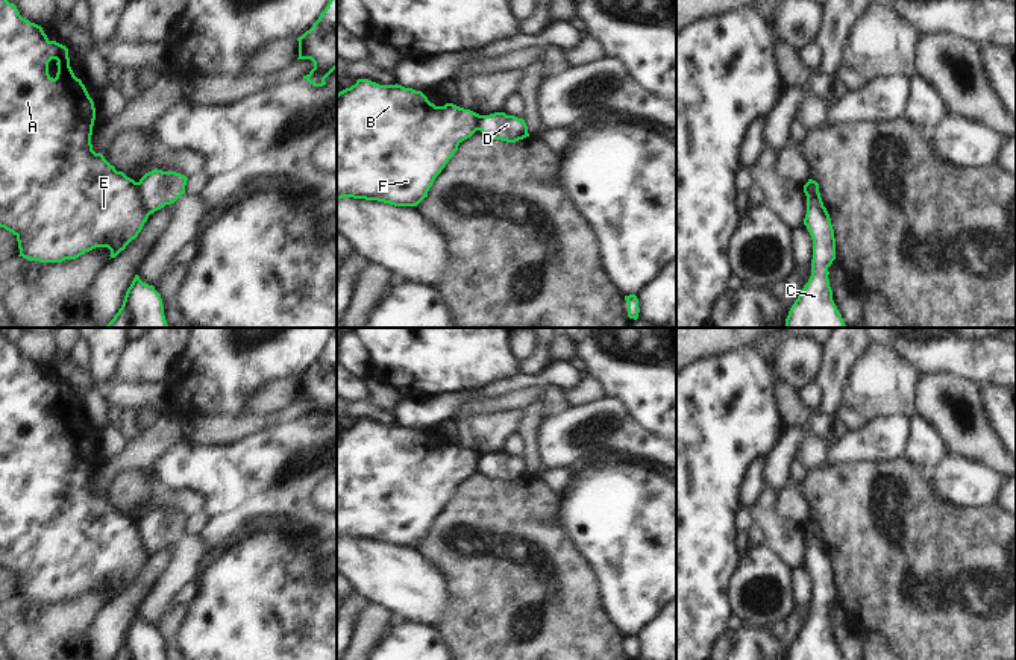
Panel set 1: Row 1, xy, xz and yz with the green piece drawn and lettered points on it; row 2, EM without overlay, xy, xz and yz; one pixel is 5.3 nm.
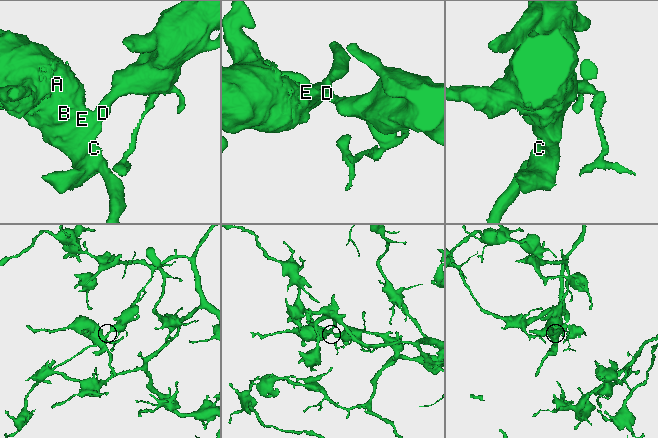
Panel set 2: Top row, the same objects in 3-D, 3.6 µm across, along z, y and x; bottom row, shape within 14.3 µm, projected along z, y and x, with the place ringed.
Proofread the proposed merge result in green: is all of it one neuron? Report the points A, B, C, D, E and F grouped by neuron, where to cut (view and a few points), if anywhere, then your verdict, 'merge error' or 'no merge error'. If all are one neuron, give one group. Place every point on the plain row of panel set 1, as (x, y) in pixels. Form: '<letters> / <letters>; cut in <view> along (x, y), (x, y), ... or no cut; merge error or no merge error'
A B C E F / D; cut in xy along (137, 522), (144, 550), (149, 554); merge error

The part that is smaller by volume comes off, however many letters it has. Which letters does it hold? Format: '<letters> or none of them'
A, B, C, E, F

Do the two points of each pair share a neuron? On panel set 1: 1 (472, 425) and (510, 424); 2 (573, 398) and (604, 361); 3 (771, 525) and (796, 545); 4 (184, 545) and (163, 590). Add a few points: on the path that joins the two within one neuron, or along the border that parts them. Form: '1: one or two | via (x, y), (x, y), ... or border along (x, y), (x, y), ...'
1: one | via (481, 425), (501, 424)
2: two | border along (586, 374), (601, 386), (605, 395)
3: one | via (777, 530), (790, 542)
4: one | via (184, 556), (182, 569), (172, 580)

